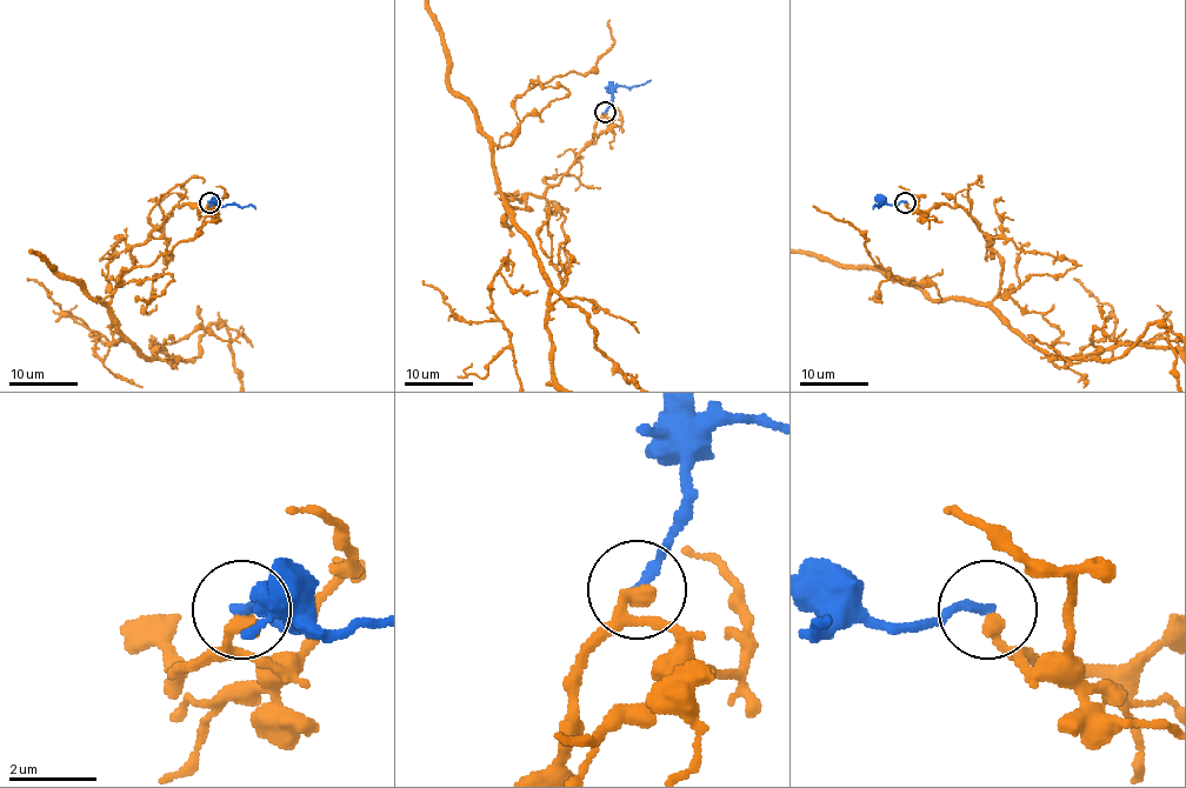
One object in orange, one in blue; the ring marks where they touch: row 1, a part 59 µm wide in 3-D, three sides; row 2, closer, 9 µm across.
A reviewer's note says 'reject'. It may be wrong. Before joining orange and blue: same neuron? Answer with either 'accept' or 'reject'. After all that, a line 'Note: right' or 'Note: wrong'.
reject
Note: right

